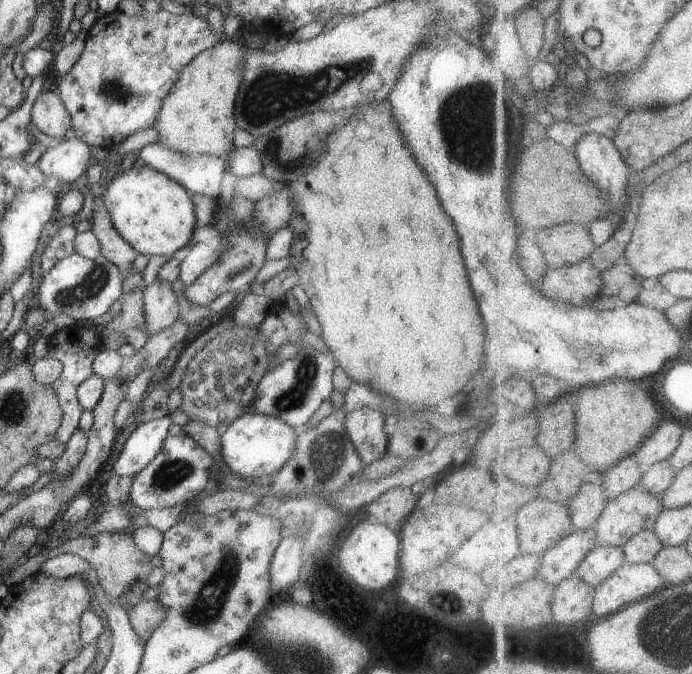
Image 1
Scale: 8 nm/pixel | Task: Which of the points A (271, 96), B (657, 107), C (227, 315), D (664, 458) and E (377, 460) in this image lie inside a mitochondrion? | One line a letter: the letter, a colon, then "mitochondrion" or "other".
A: mitochondrion
B: other
C: other
D: other
E: other

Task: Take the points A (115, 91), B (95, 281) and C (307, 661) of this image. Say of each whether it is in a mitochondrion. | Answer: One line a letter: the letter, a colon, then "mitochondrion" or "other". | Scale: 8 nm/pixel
A: mitochondrion
B: mitochondrion
C: mitochondrion

